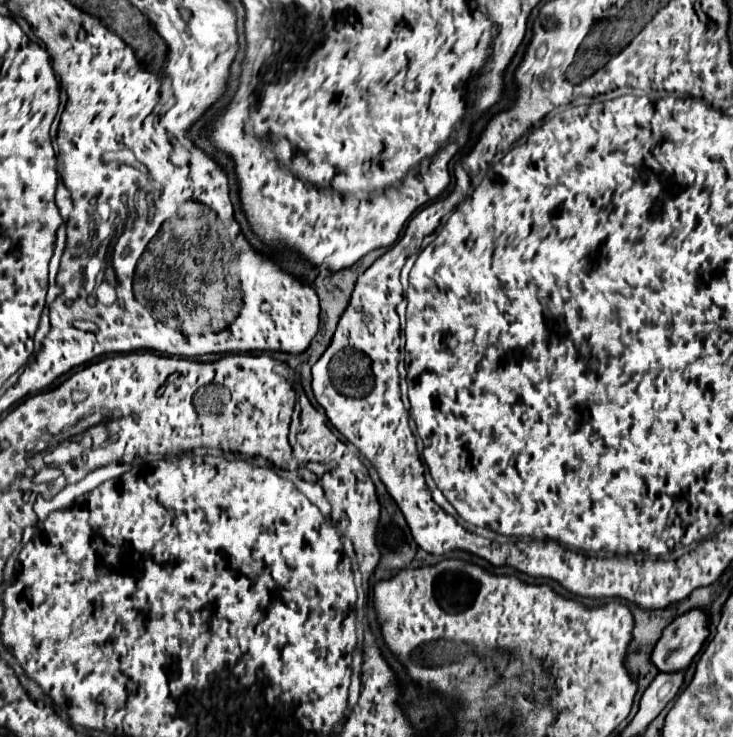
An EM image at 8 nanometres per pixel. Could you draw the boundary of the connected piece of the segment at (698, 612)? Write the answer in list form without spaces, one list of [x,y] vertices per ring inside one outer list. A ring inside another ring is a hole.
[[[692,609],[674,619],[664,629],[664,635],[656,643],[650,661],[660,673],[686,671],[694,655],[700,651],[708,637],[708,617],[704,609]]]

